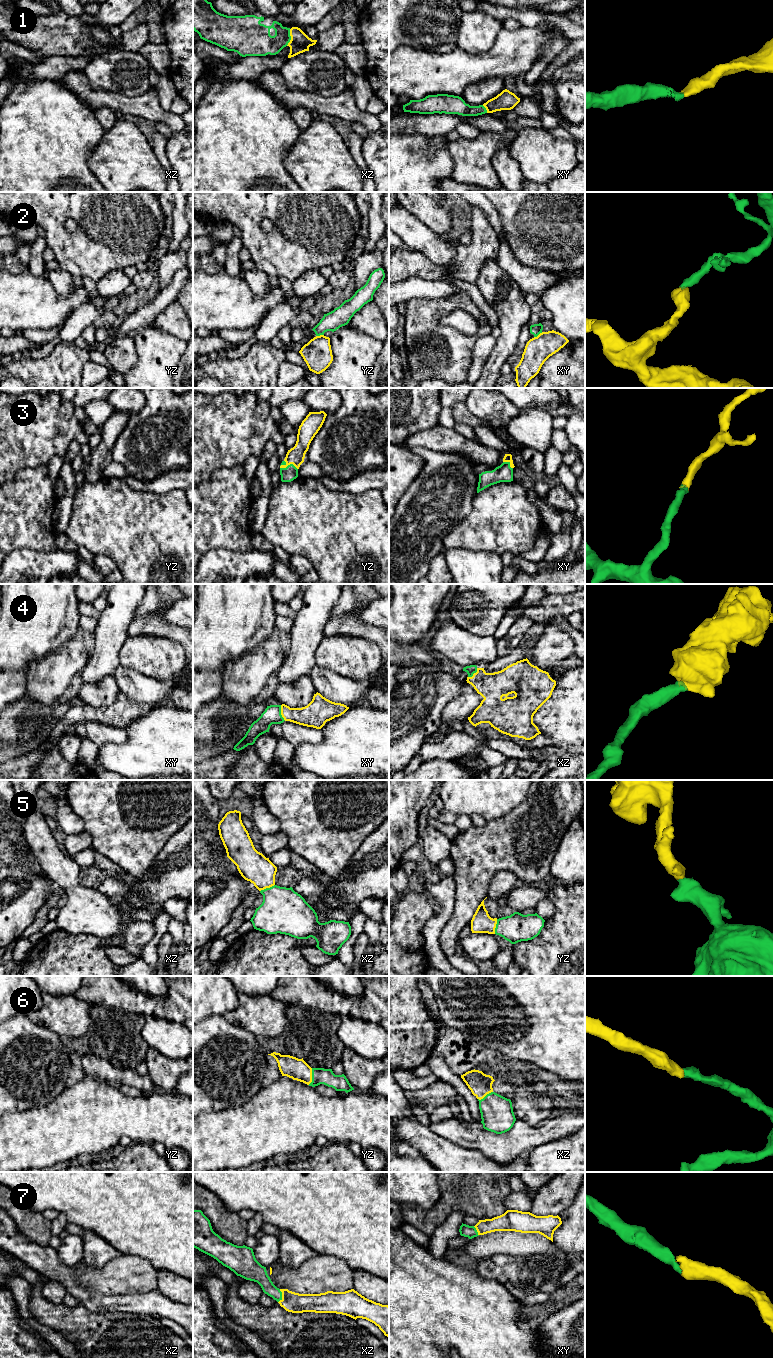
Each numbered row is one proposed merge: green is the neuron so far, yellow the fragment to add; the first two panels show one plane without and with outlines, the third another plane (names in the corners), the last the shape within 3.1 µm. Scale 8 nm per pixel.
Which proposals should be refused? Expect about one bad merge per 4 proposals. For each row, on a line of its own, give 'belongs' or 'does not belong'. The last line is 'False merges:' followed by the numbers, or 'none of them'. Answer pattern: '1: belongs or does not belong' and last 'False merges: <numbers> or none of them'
1: belongs
2: does not belong
3: belongs
4: belongs
5: belongs
6: belongs
7: belongs
False merges: 2

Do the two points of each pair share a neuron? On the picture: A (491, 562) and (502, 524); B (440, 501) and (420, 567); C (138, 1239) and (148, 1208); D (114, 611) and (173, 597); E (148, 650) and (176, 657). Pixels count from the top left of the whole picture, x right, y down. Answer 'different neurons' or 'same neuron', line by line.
A: different neurons
B: same neuron
C: same neuron
D: different neurons
E: same neuron

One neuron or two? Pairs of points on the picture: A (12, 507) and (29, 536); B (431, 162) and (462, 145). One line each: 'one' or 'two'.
A: one
B: two

